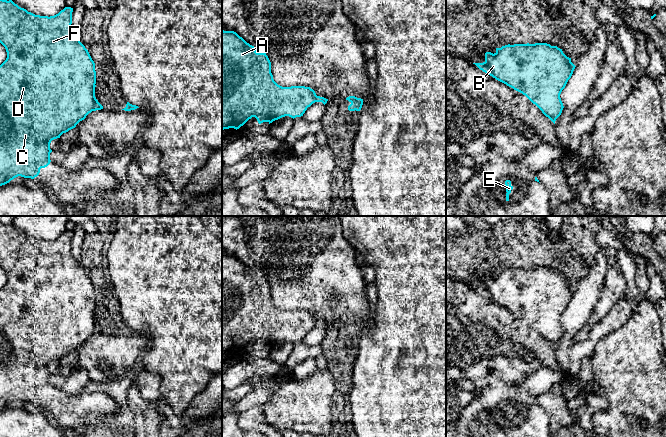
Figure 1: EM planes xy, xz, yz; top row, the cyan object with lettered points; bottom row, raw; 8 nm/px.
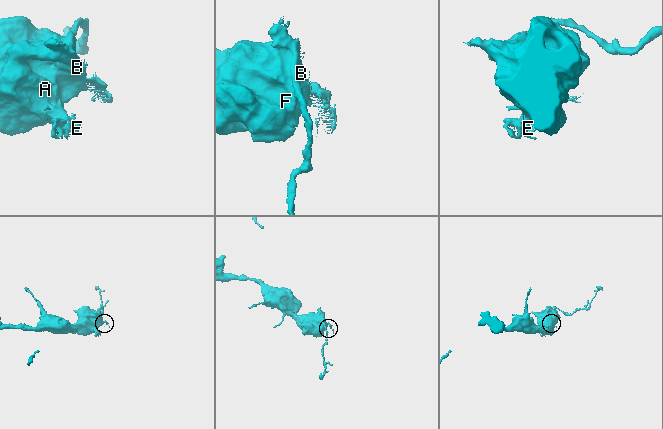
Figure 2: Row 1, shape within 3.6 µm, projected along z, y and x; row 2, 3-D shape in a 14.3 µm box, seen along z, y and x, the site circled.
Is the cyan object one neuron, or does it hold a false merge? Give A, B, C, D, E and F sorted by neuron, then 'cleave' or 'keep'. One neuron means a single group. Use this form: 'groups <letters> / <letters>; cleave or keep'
groups A B C D F / E; cleave

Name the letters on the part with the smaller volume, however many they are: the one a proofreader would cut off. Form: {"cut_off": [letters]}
{"cut_off": ["E"]}

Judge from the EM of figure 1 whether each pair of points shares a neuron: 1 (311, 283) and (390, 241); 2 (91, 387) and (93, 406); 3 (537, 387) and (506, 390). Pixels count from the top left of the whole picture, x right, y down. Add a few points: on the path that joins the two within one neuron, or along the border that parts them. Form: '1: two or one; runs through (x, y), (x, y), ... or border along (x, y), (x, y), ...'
1: two; border along (343, 234), (358, 253)
2: two; border along (83, 391), (103, 392), (114, 400)
3: one; runs through (529, 387), (514, 390)

